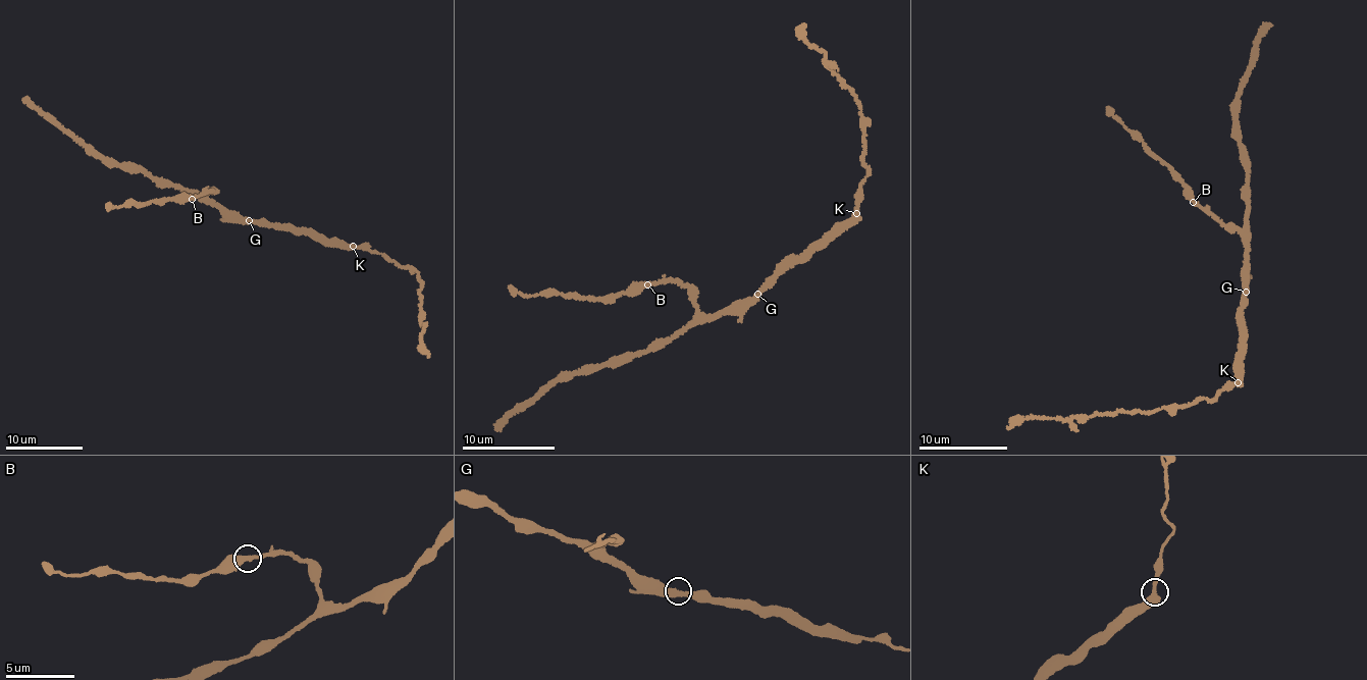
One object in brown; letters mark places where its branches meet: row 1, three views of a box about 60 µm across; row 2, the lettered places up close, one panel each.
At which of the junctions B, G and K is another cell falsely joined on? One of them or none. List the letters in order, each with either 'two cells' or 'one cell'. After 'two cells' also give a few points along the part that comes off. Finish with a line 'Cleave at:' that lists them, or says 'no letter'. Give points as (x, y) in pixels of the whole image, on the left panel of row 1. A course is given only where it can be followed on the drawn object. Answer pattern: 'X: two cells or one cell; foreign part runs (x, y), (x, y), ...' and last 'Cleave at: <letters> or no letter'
B: one cell
G: one cell
K: two cells; foreign part runs (353, 246), (382, 254), (419, 272), (421, 322), (424, 325), (421, 340), (427, 357)
Cleave at: K

